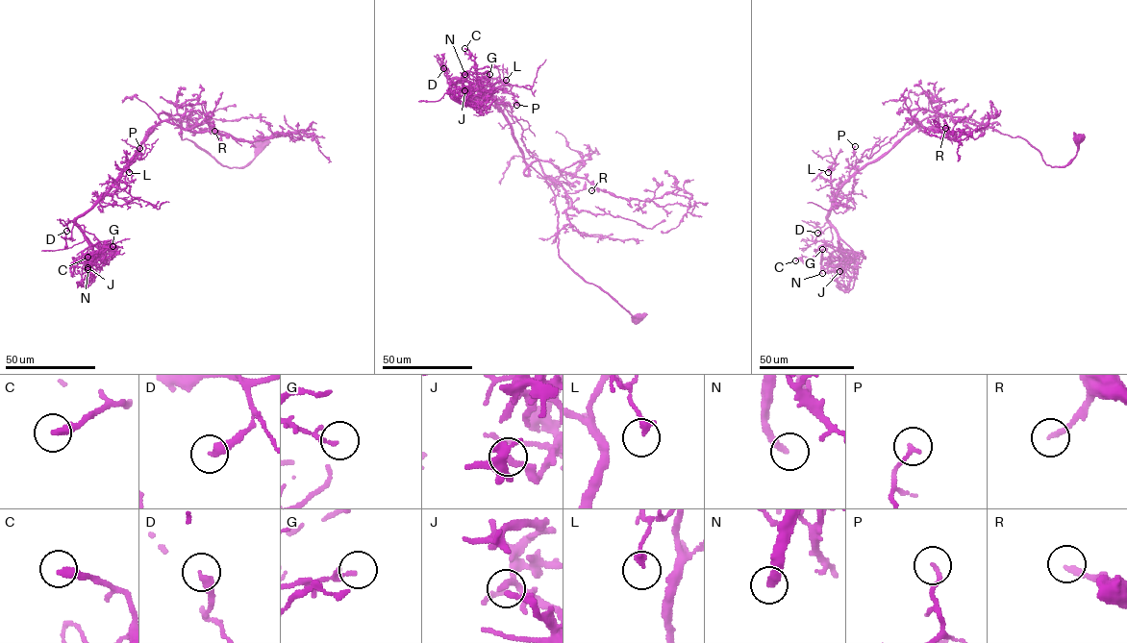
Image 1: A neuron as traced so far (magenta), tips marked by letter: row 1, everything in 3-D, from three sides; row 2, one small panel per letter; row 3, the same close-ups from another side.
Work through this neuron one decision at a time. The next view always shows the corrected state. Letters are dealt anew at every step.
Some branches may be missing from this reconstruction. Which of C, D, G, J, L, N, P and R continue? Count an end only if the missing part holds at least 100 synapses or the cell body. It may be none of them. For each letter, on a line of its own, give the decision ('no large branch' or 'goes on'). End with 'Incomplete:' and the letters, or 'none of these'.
C: no large branch
D: no large branch
G: no large branch
J: no large branch
L: no large branch
N: goes on
P: no large branch
R: no large branch
Incomplete: N

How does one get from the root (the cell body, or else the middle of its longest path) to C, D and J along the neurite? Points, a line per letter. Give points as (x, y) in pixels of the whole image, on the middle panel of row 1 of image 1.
C: (636, 318), (560, 257), (550, 186), (524, 160), (494, 99), (452, 81), (465, 88), (476, 81), (464, 48)
D: (636, 318), (560, 257), (558, 212), (550, 186), (524, 160), (494, 99), (473, 84), (449, 80), (443, 68)
J: (636, 318), (560, 257), (550, 186), (524, 160), (499, 104), (482, 87), (452, 81), (464, 90)

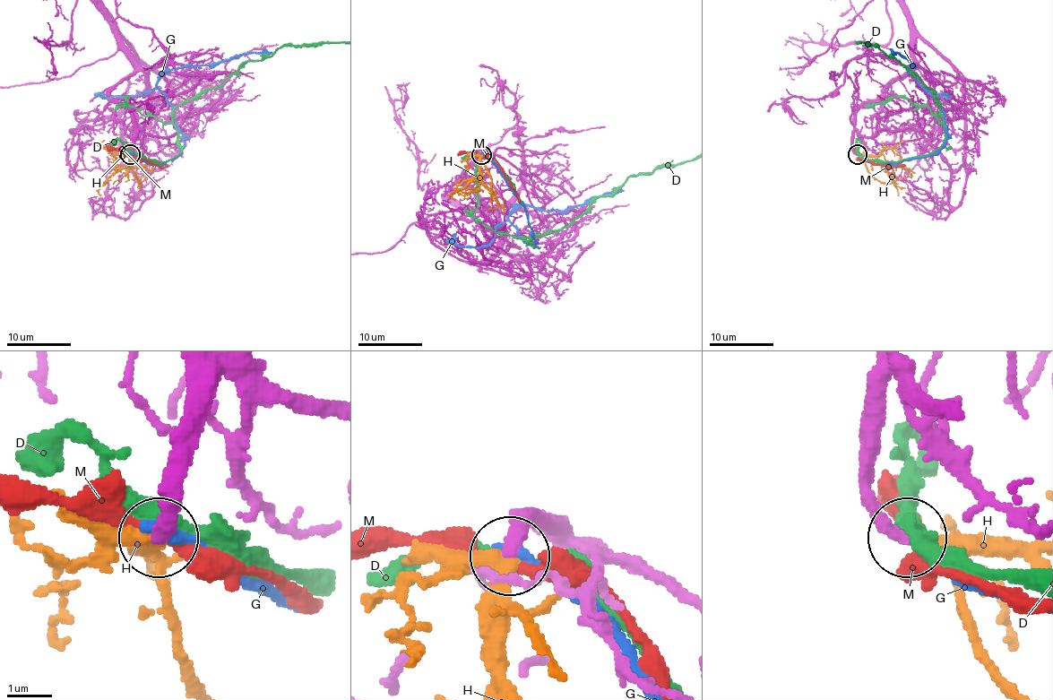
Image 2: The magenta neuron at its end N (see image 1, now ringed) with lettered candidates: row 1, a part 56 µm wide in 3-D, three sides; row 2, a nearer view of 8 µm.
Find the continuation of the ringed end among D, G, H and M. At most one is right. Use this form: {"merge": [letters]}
{"merge": ["H"]}

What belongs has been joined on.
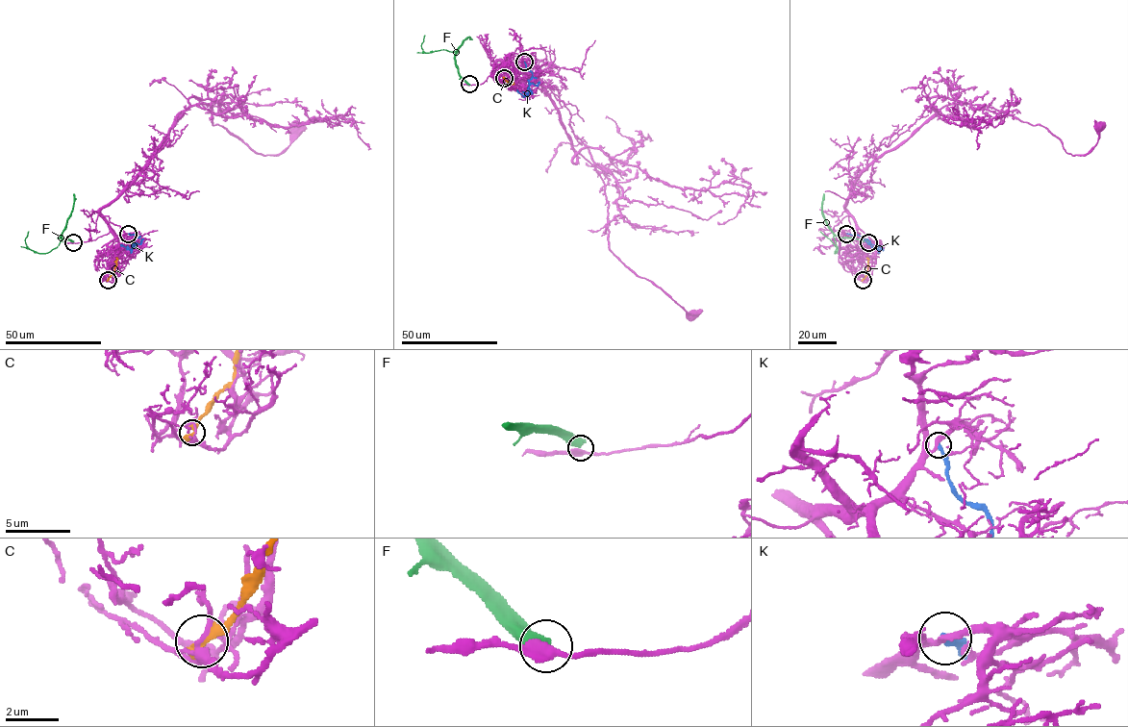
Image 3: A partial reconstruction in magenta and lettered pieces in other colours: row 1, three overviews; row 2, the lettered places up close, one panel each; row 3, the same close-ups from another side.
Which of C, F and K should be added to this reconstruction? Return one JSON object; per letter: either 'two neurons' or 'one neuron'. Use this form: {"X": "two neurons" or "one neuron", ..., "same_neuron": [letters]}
{"C": "two neurons", "F": "two neurons", "K": "two neurons", "same_neuron": []}

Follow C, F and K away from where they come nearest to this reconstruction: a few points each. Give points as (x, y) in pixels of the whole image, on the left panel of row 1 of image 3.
C: (108, 279), (114, 271), (117, 257)
F: (73, 241), (58, 238), (60, 236), (56, 247), (46, 253), (35, 252), (25, 243), (28, 231)
K: (128, 233), (137, 236), (131, 249), (120, 245)

